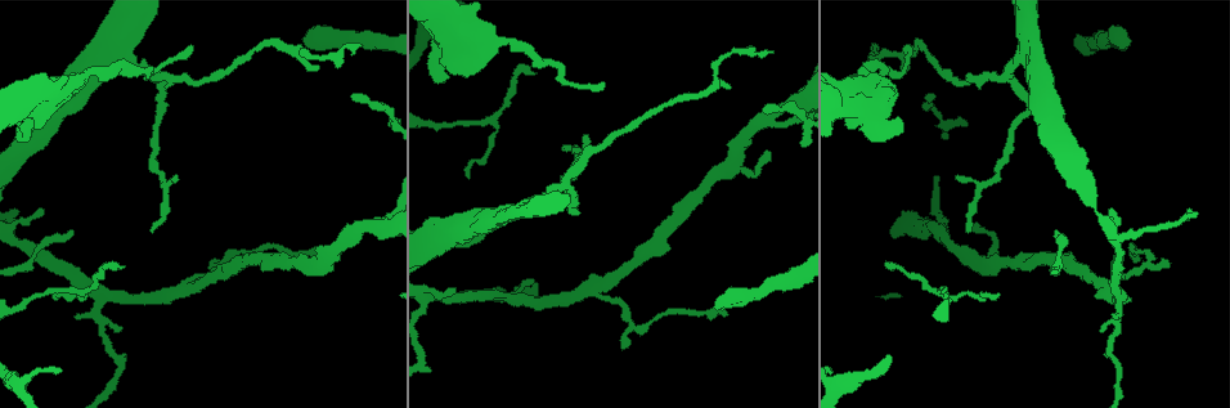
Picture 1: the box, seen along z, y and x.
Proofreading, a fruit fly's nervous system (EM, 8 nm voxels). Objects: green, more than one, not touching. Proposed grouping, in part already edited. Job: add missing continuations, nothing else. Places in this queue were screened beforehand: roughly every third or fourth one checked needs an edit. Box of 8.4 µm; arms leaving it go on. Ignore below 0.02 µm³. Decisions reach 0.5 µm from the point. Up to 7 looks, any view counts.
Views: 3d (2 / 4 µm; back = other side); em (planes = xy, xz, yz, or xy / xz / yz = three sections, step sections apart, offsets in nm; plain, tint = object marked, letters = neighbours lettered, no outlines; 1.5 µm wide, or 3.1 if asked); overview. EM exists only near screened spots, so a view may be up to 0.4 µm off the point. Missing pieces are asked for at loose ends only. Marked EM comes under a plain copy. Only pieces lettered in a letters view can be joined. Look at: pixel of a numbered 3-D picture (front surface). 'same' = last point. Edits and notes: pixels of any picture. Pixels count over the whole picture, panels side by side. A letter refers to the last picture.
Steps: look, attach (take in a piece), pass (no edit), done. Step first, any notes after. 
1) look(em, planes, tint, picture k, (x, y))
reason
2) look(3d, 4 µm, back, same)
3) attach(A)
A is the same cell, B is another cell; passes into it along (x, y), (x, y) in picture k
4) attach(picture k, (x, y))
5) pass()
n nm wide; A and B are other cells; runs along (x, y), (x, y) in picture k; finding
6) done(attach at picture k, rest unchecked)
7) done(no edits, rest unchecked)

look(em, xz, step 4, tint, picture 1, (718, 305))
free end

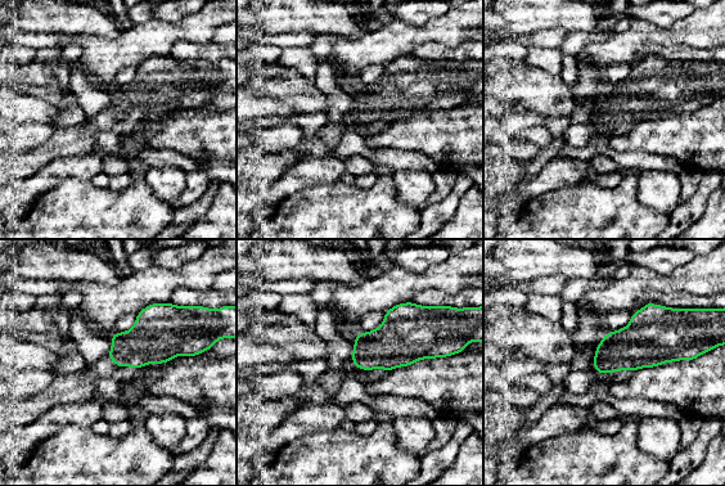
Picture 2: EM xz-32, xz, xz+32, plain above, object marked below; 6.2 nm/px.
look(em, planes, letters, same)

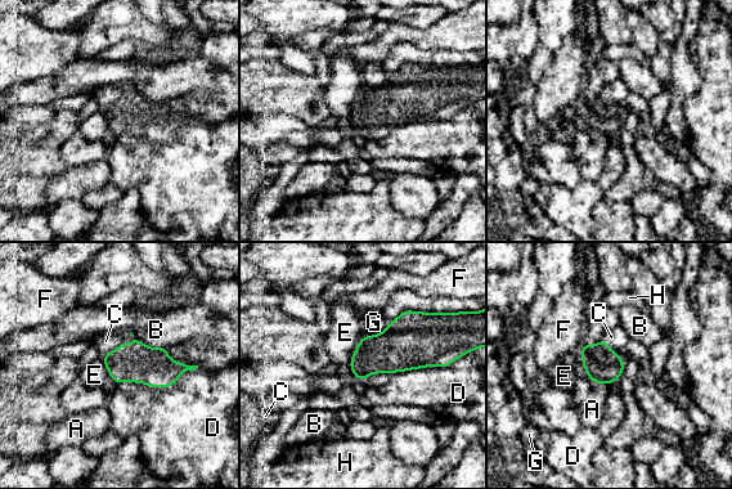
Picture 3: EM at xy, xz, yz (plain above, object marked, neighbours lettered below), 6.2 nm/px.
attach(C)
D touches over 550 nm; C is the same cell, A, B, D, E, F, G and H are other cells; passes into it along (602, 364), (611, 349), (616, 339) in picture 3; it goes on there

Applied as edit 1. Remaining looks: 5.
look(overview)
redraw

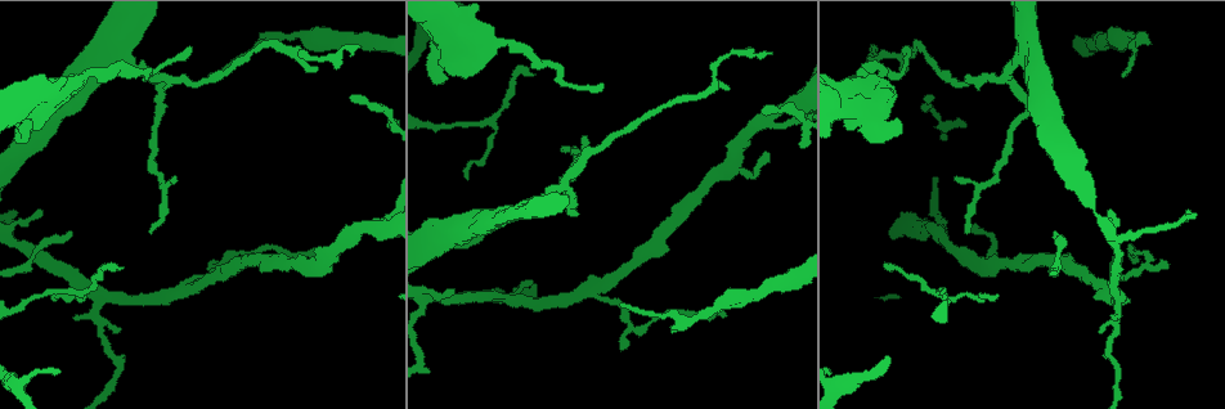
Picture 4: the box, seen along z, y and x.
look(3d, 4 µm, picture 4, (600, 86))

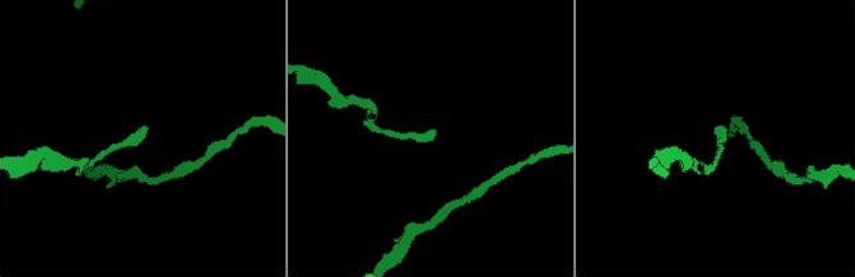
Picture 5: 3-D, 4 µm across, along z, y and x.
look(em, yz, step 4, letters, picture 5, (143, 127))
now the EM

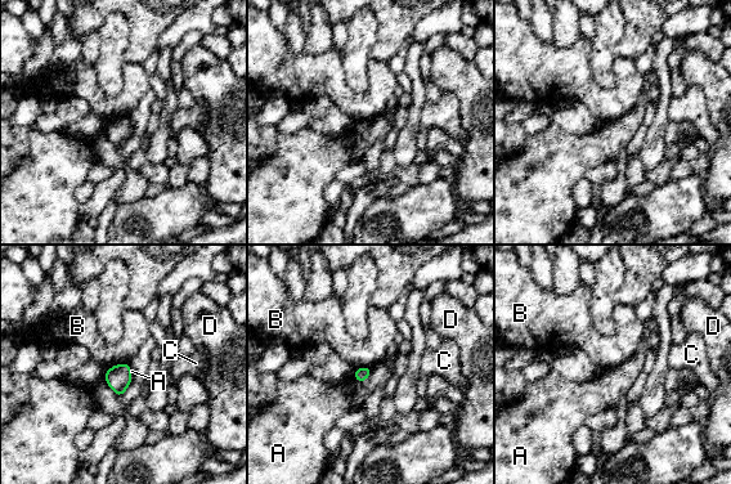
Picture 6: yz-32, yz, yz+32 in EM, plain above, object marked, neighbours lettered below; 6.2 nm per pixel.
look(em, planes, letters, same)

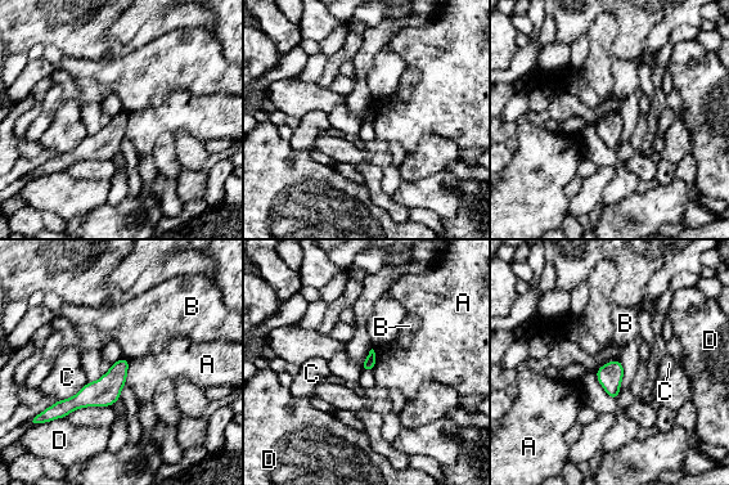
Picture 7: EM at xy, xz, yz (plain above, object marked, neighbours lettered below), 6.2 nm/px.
pass()
C touches over 220 nm; A, B, C and D are other cells; runs along (125, 363), (95, 394), (61, 412) in picture 7; no lettered piece goes on from it

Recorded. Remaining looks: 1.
done(attach at picture 3, rest unchecked)

